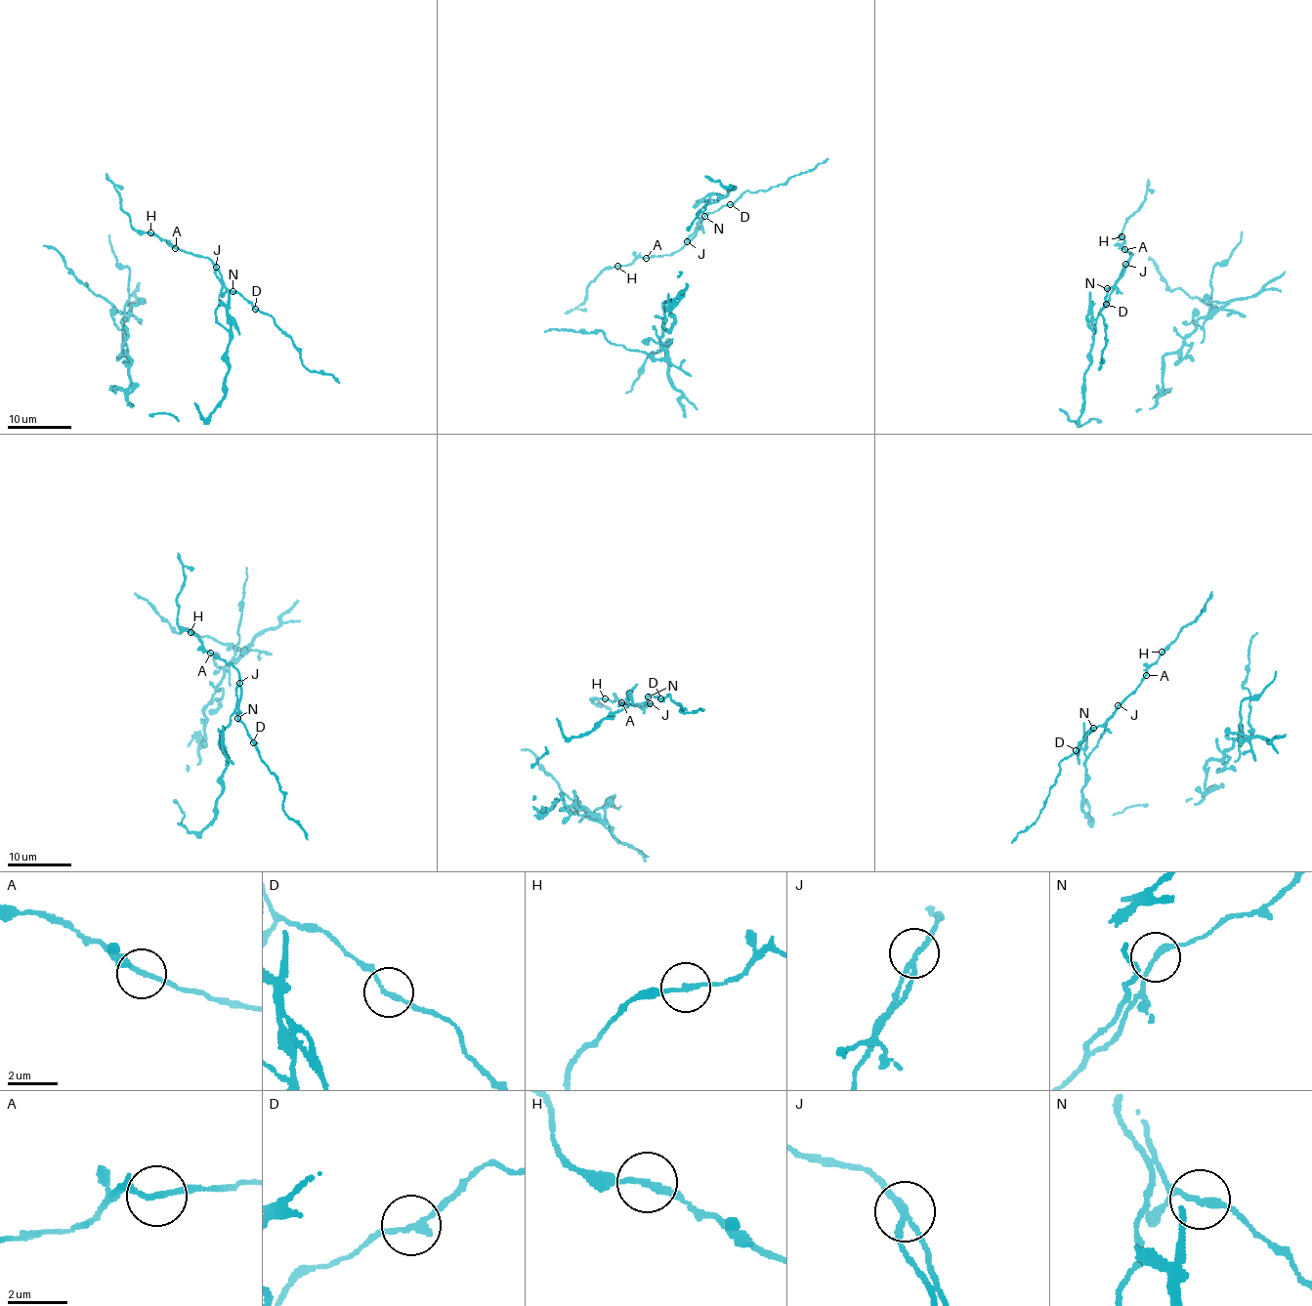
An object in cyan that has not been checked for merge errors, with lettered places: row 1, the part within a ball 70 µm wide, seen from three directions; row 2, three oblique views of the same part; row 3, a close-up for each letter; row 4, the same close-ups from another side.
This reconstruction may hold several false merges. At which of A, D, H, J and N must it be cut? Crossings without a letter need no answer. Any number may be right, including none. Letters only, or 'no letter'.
H, J

